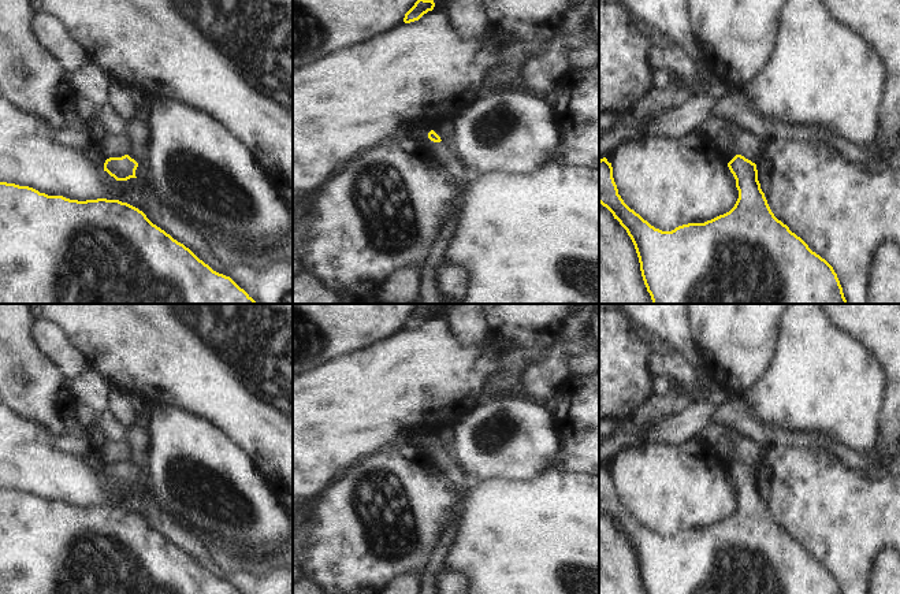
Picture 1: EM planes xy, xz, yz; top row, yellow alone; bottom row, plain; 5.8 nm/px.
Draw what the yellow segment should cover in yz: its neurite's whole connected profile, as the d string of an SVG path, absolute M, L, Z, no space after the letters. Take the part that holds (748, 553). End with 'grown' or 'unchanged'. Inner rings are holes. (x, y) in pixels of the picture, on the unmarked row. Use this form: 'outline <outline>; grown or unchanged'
outline M736 461L728 474L739 497L739 505L729 519L704 530L688 530L672 538L662 538L624 509L613 485L611 469L606 464L599 467L599 509L613 520L631 543L646 594L841 594L833 573L774 523L760 495L756 471Z; unchanged

